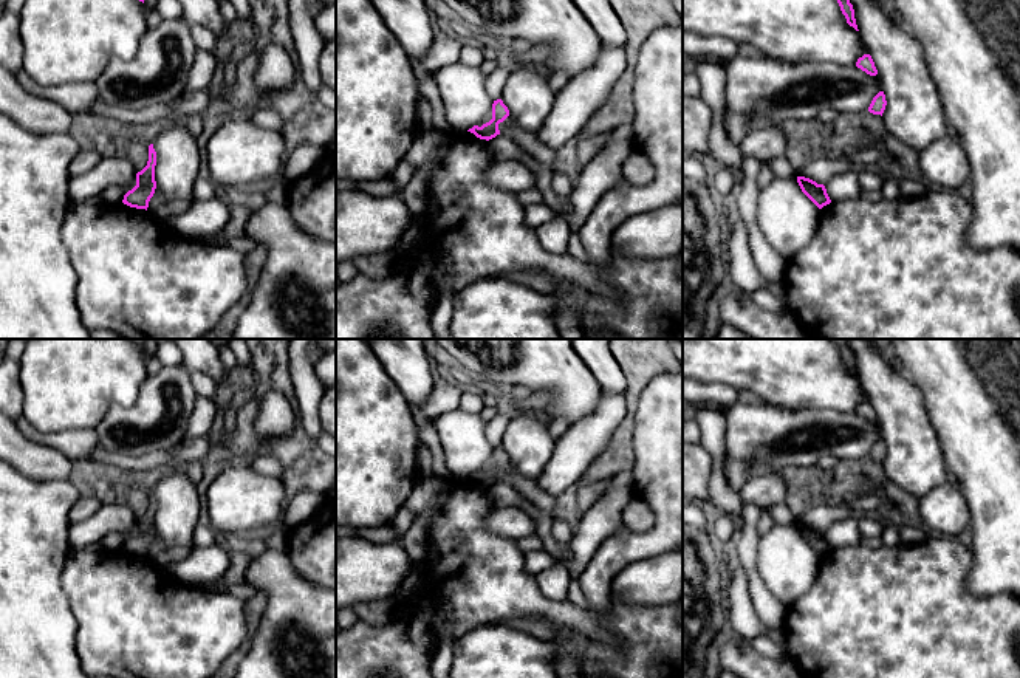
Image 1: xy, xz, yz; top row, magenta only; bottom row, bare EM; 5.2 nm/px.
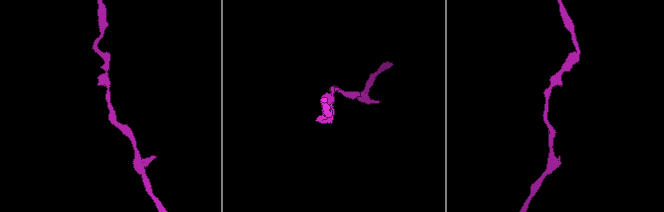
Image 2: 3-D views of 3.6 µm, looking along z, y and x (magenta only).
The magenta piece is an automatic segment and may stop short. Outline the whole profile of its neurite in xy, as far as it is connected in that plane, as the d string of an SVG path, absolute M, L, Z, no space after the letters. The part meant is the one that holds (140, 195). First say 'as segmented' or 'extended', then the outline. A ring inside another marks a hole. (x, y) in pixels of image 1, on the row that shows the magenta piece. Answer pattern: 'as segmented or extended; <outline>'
as segmented; M150 144L147 166L136 173L136 186L124 195L122 200L124 204L147 211L149 201L156 189L155 166L156 166L156 152L153 149L153 144Z

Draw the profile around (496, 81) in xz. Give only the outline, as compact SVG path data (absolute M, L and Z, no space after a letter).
M498 65L491 74L488 74L486 90L494 101L501 99L508 77L509 71L503 65Z

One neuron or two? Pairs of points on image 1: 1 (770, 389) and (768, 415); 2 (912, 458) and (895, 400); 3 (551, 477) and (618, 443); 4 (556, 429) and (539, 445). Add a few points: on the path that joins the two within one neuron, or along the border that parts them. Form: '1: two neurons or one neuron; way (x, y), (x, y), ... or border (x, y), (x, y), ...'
1: two neurons; border (763, 401), (805, 407)
2: one neuron; way (912, 445), (901, 414)
3: two neurons; border (622, 420), (605, 449), (587, 468), (581, 480)
4: two neurons; border (547, 423), (547, 431), (554, 440)

